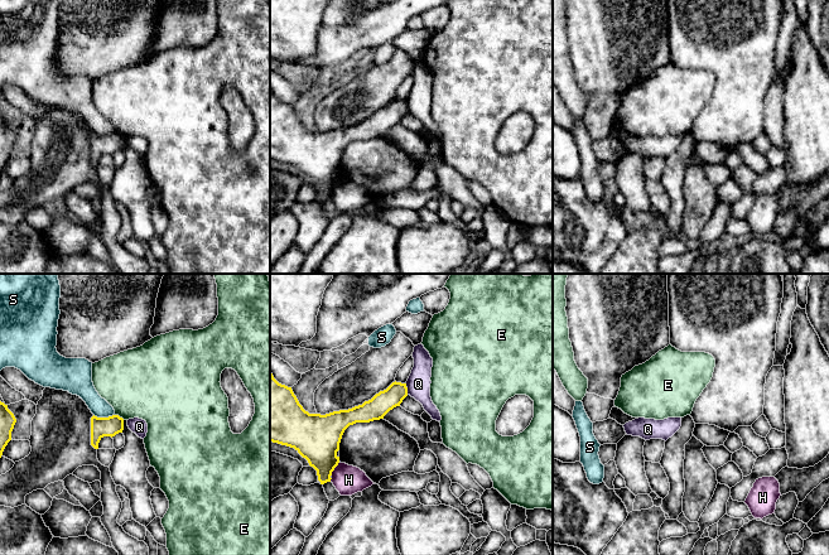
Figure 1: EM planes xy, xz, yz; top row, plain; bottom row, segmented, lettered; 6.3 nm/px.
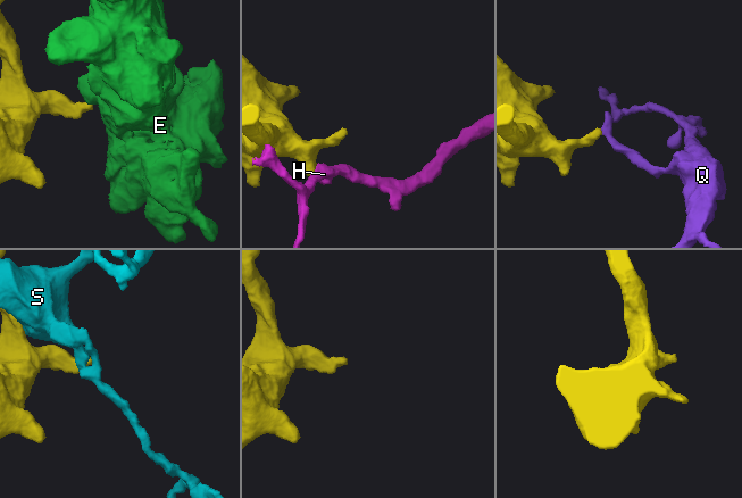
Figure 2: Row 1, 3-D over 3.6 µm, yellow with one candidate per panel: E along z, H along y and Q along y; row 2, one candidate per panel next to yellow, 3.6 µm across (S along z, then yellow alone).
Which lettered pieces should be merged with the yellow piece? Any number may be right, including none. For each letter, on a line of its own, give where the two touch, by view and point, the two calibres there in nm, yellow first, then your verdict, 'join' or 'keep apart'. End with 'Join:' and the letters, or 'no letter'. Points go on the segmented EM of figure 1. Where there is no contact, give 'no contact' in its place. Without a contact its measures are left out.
E: contact xy (119, 416); calibres 130 and 440 nm; keep apart
H: contact xz (335, 467); calibres 300 and 190 nm; keep apart
Q: contact xz (406, 389); calibres 140 and 150 nm; keep apart
S: contact xy (104, 418); calibres 130 and 140 nm; keep apart
Join: no letter

